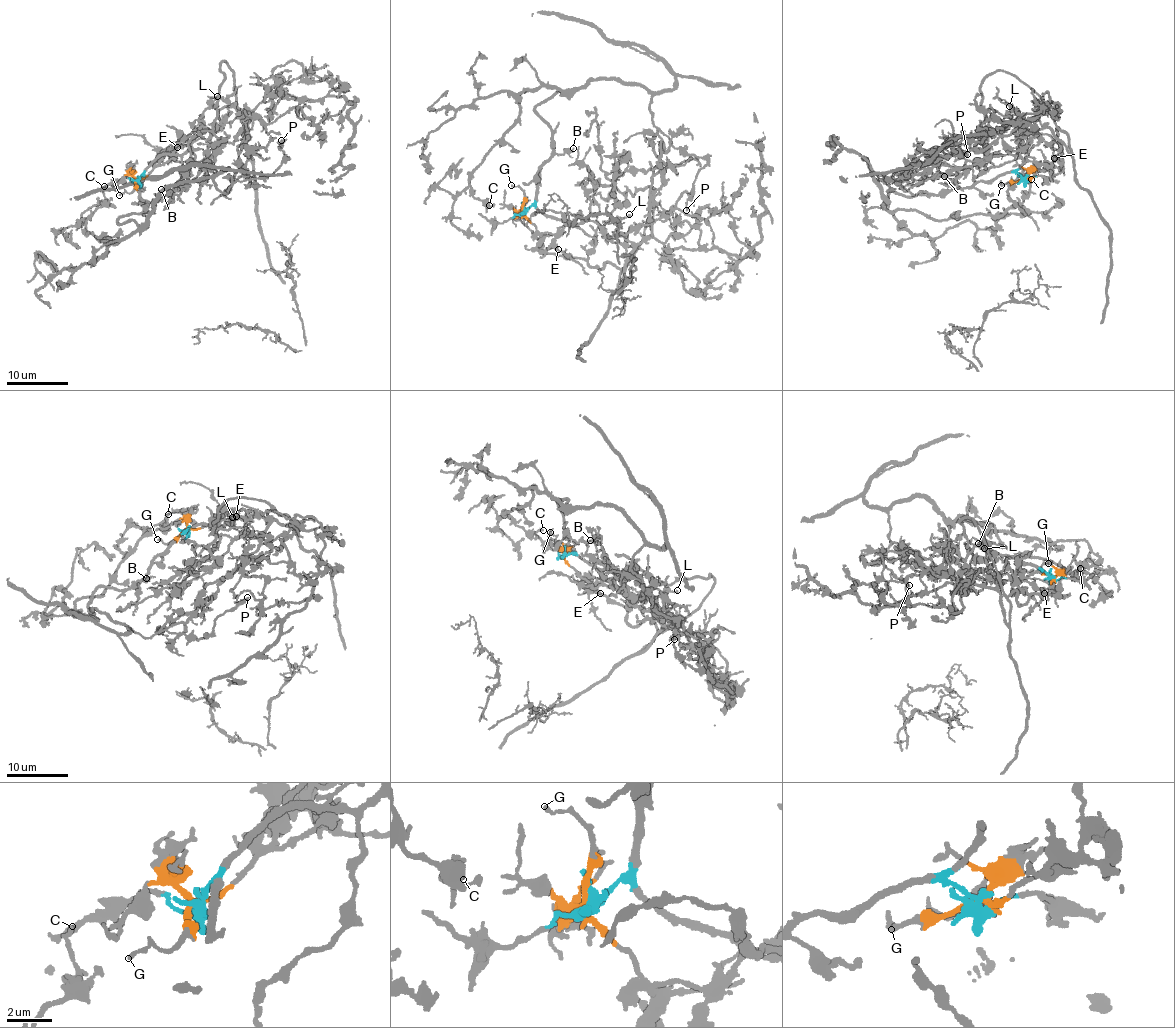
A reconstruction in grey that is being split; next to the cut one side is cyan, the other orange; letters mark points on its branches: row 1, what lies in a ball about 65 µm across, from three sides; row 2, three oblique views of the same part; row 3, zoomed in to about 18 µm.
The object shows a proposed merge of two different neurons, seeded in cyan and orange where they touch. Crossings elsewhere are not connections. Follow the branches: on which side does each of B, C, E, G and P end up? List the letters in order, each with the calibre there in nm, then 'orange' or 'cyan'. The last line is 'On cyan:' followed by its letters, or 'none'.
B: calibre 150 nm; cyan
C: calibre 160 nm; cyan
E: calibre 140 nm; orange
G: calibre 160 nm; orange
P: calibre 180 nm; cyan
On cyan: B, C, P

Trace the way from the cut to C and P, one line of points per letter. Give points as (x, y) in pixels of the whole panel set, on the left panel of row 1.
C: (137, 180), (147, 205), (117, 221), (138, 228), (114, 243), (87, 231), (103, 187)
P: (137, 180), (147, 205), (118, 223), (140, 226), (172, 186), (265, 179), (281, 140)

